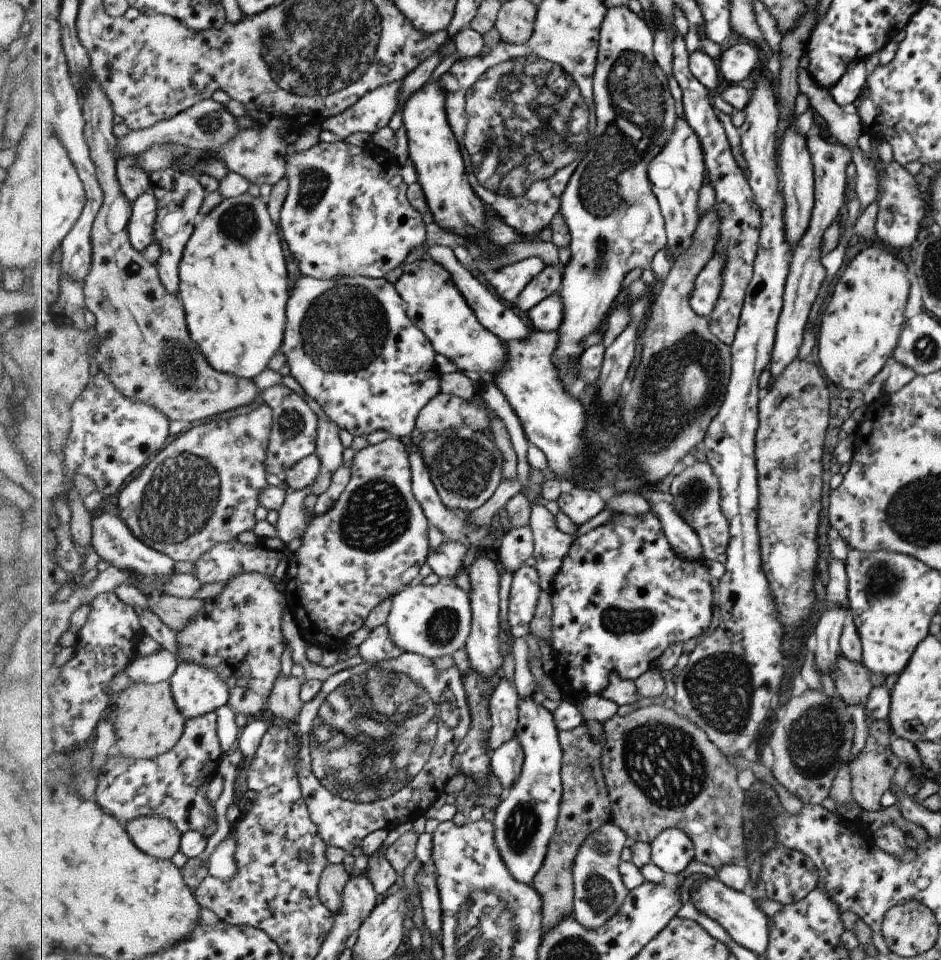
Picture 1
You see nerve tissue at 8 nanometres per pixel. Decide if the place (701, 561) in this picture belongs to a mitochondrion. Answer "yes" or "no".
no

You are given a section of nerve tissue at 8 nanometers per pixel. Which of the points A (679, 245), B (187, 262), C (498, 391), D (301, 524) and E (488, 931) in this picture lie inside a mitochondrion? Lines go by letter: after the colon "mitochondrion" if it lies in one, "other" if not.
A: other
B: other
C: other
D: other
E: mitochondrion

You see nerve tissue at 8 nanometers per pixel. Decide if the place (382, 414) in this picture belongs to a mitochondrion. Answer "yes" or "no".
no

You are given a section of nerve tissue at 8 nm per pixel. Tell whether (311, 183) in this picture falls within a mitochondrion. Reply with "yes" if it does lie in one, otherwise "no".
yes

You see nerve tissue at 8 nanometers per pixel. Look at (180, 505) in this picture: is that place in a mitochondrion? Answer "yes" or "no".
yes

